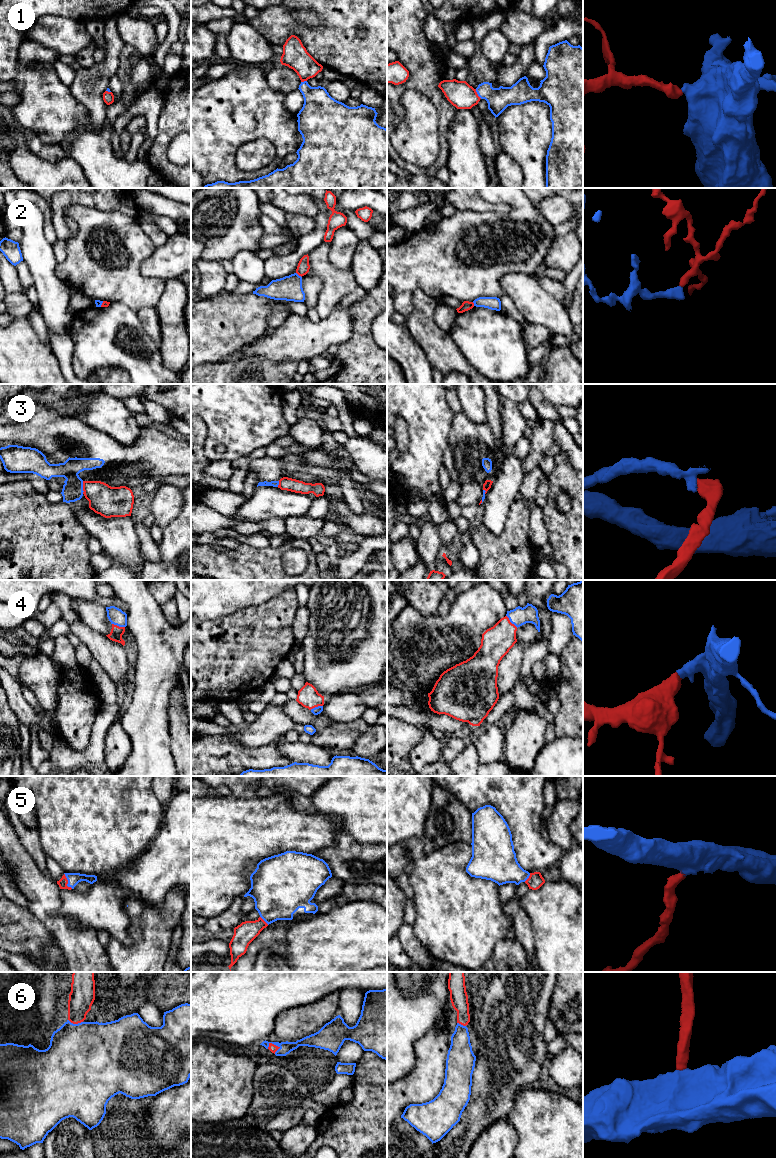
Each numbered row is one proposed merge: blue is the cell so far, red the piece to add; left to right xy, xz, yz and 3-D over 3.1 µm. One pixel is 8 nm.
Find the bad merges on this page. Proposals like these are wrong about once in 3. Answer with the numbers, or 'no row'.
2, 3

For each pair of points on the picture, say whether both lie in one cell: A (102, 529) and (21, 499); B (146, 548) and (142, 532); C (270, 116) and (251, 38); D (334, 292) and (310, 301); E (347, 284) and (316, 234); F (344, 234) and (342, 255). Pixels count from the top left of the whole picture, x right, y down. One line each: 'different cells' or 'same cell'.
A: different cells
B: same cell
C: different cells
D: different cells
E: different cells
F: same cell

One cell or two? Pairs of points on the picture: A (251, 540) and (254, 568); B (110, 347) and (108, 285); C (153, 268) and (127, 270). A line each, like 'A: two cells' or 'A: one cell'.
A: two cells
B: two cells
C: two cells

